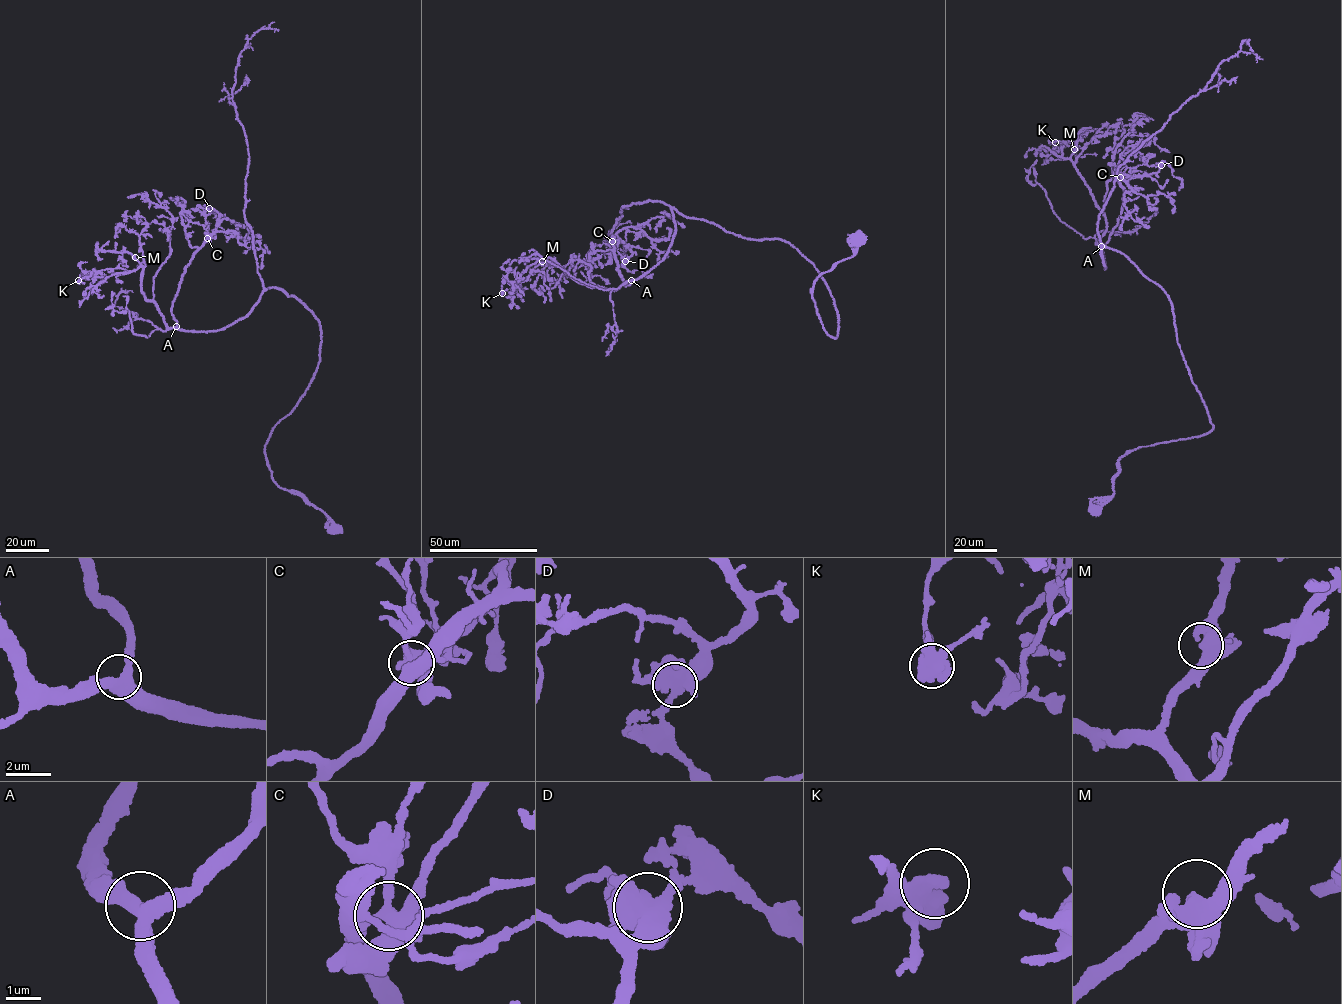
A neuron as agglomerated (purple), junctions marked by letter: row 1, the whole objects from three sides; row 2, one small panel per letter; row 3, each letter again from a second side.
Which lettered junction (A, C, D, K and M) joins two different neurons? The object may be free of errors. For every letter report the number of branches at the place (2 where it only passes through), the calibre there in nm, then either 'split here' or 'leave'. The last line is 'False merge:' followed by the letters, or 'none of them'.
A: branches 3; calibre 440 nm; leave
C: branches 5; calibre 480 nm; split here
D: branches 7; calibre 500 nm; leave
K: branches 4; calibre 480 nm; leave
M: branches 5; calibre 480 nm; leave
False merge: C

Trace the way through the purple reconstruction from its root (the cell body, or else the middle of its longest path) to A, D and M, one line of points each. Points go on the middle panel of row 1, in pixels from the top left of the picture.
A: (861, 238), (813, 286), (816, 313), (836, 338), (833, 300), (798, 250), (673, 208), (663, 258), (631, 280)
D: (861, 238), (813, 286), (836, 338), (780, 239), (672, 208), (661, 260), (625, 285), (612, 240), (625, 261)
M: (861, 238), (813, 286), (836, 338), (833, 300), (798, 250), (673, 208), (663, 258), (616, 289), (542, 261)

